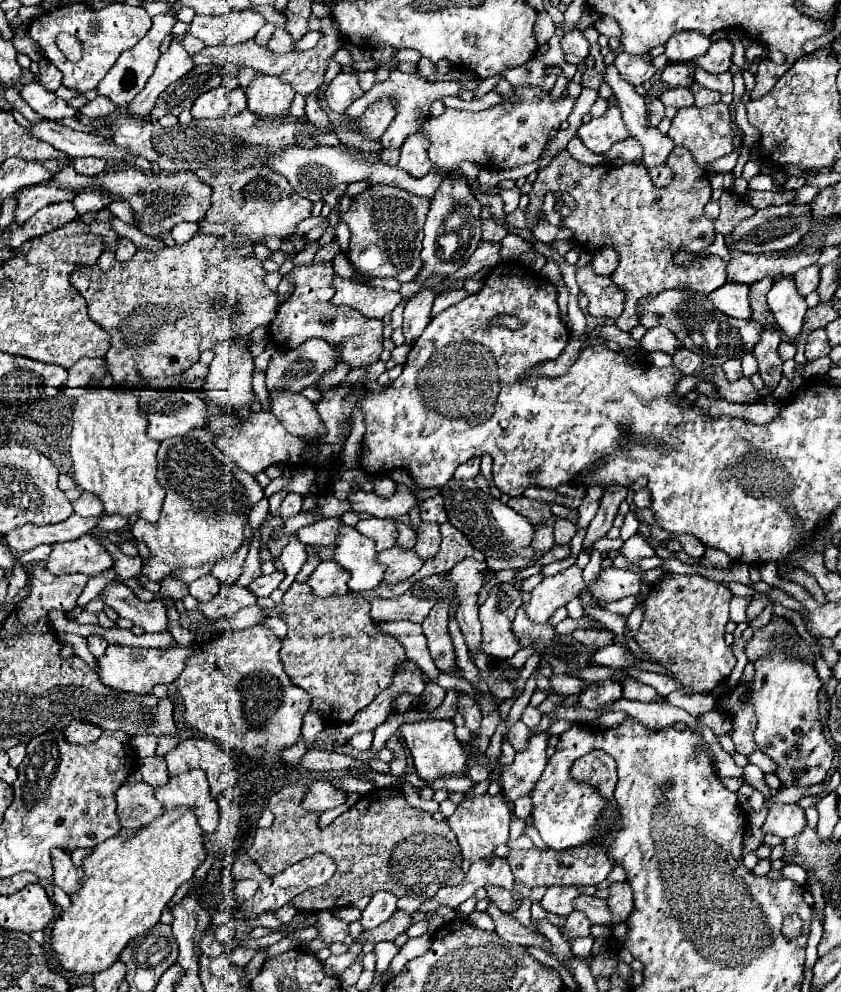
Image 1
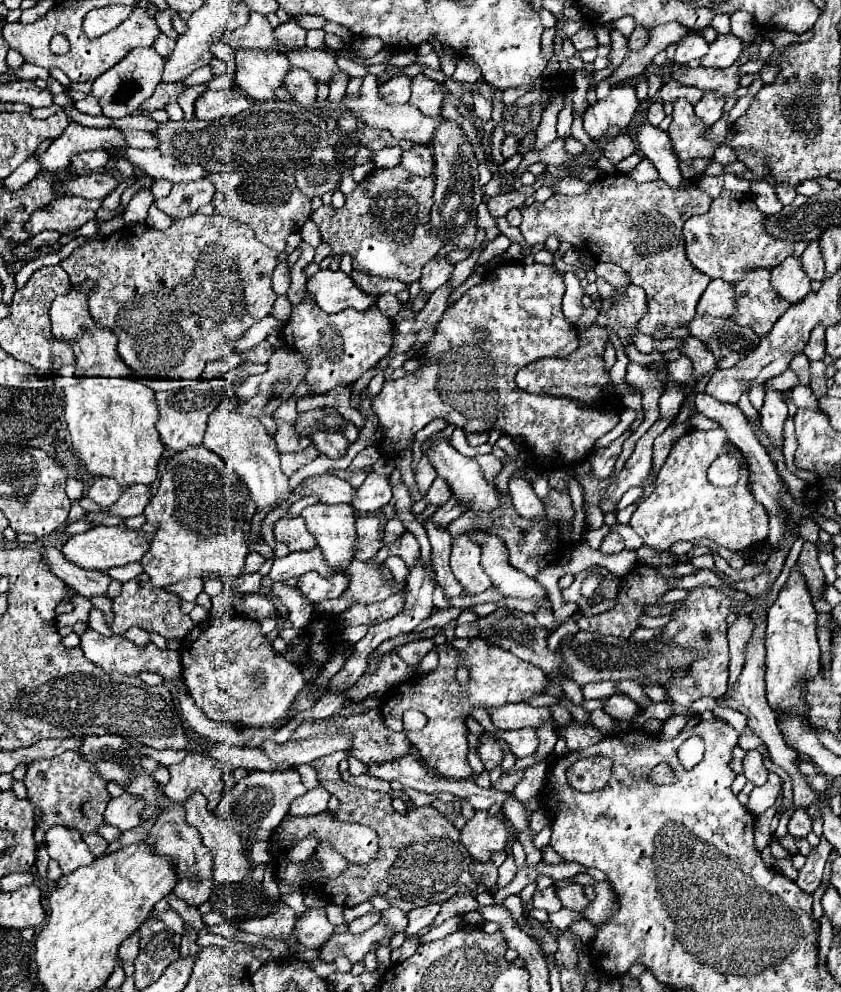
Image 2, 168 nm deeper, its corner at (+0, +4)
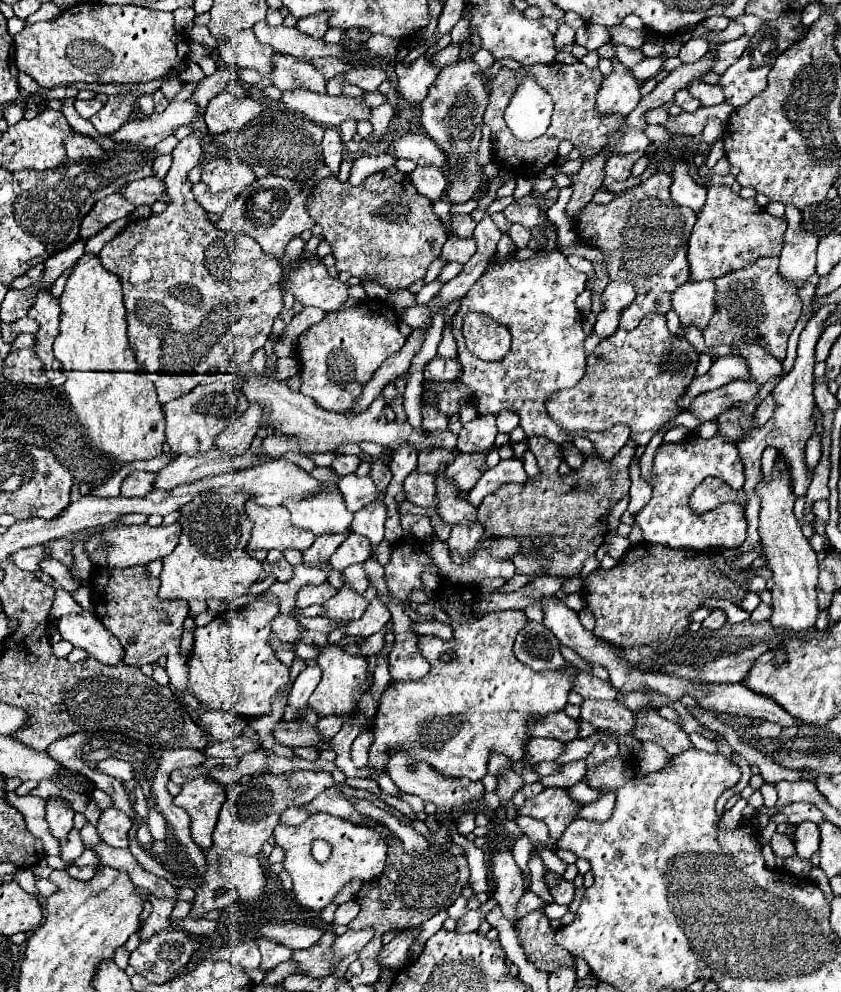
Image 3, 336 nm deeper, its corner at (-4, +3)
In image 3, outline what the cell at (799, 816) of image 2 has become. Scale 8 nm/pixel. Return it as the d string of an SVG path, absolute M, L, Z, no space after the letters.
M800 823L794 833L794 845L796 845L796 855L804 861L810 861L810 857L818 851L820 845L820 831L816 823Z

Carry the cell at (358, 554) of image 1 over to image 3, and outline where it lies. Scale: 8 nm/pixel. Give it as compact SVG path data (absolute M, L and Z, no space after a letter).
M324 481L322 487L330 487L330 491L318 491L318 495L306 495L306 499L282 501L282 505L292 513L292 523L300 529L312 531L316 537L348 531L354 515L344 505L338 481Z

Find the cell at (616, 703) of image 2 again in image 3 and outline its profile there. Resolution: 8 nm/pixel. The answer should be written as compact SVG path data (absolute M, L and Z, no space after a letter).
M644 709L644 711L638 711L636 717L638 717L638 721L636 721L634 735L640 741L658 743L668 753L668 757L680 755L682 751L694 747L688 733L684 733L678 723L672 723L672 721L666 721L664 717L660 717L658 711Z

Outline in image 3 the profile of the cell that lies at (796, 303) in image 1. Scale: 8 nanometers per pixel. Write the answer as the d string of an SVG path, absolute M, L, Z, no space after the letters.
M786 207L786 219L788 229L780 251L780 275L794 285L802 285L814 273L818 235L802 229L802 213L796 207Z

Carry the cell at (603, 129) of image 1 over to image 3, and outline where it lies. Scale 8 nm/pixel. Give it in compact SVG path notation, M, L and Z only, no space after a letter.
M622 63L614 65L610 77L602 81L598 91L598 111L600 113L618 113L630 115L630 111L640 101L640 83L634 79L630 69Z

